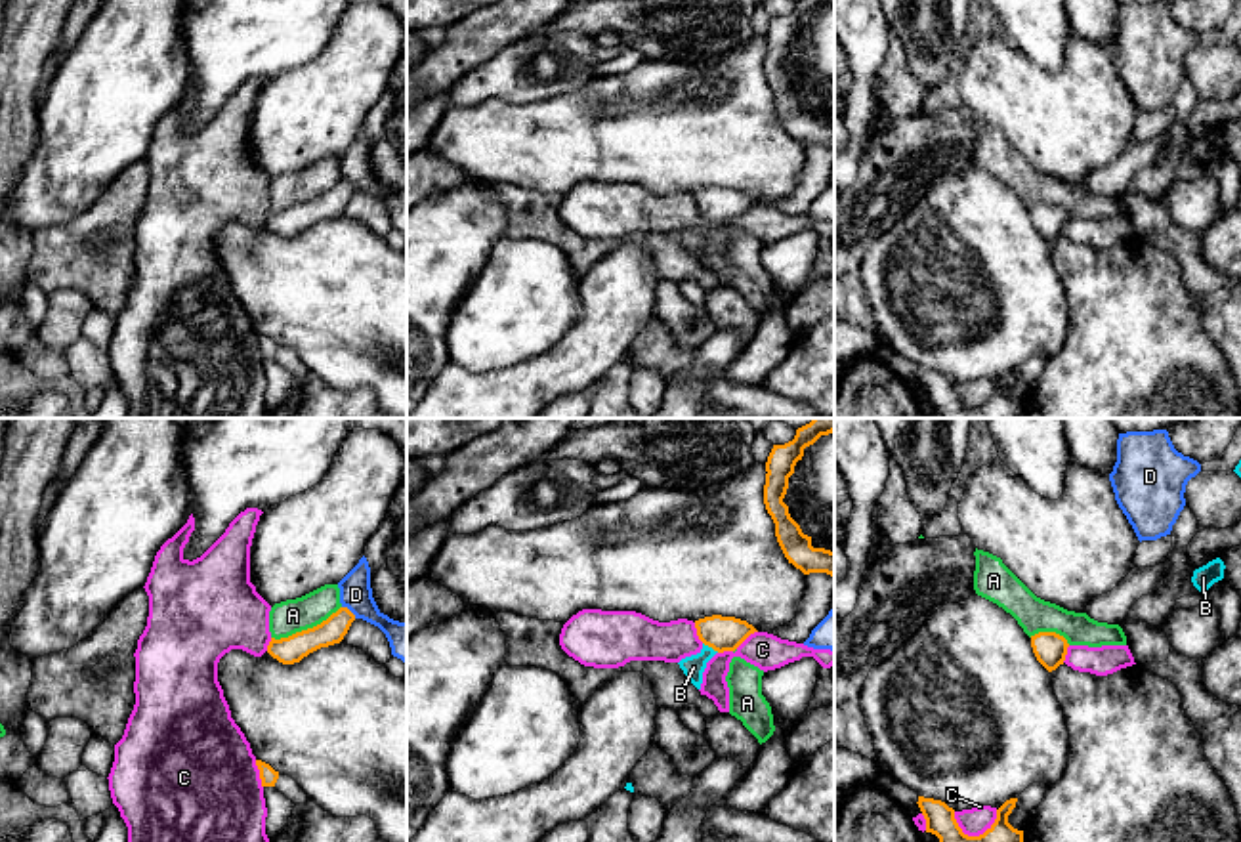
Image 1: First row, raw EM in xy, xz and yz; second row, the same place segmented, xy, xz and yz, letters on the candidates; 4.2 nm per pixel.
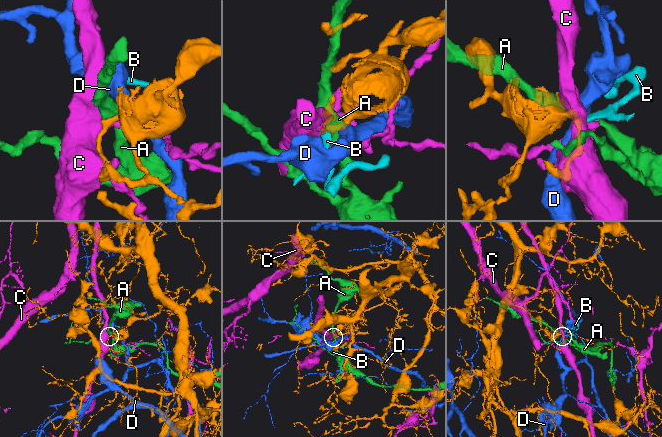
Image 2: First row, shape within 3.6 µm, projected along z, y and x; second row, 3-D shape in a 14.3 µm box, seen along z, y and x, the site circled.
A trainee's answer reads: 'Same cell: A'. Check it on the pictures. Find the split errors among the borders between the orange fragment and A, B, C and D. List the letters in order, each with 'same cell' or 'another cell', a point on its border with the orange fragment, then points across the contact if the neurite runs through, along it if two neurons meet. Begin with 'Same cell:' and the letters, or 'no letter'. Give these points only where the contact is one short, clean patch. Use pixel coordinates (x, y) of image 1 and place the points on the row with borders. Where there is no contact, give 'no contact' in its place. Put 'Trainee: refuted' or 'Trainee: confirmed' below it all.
Same cell: B
A: another cell; contact xy (308, 629)
B: same cell; contact xz (711, 646); way xz (720, 632), (711, 646), (694, 667)
C: another cell; contact xy (260, 774)
D: another cell; contact xy (350, 611)
Trainee: refuted

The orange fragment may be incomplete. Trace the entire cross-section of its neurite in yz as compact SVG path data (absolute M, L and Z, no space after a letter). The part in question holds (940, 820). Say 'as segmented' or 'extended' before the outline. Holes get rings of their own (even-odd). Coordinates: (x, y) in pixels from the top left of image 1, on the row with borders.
as segmented; M918 796L918 808L926 819L926 832L932 832L939 842L1023 842L1023 831L1008 823L1008 815L1016 808L1018 798L1006 800L997 810L995 823L979 836L962 832L955 819L955 810L941 800Z

